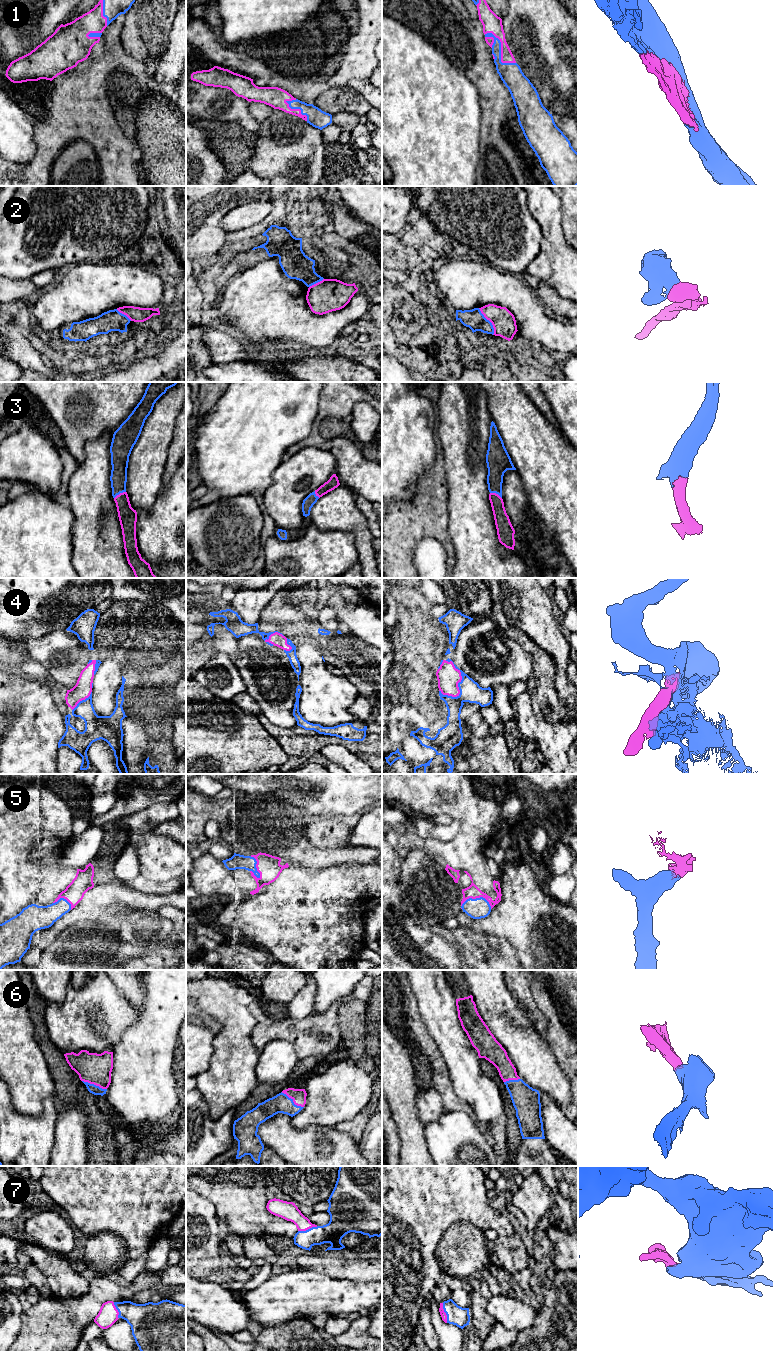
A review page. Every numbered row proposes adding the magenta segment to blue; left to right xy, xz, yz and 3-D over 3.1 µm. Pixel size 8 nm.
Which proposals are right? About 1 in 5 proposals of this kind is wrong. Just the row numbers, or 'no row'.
1, 3, 4, 5, 6, 7

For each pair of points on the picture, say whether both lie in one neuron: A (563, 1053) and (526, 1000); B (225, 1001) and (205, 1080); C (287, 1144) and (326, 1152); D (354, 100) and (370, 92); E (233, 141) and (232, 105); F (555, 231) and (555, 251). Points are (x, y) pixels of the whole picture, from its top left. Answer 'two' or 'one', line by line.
A: one
B: one
C: one
D: two
E: two
F: one

